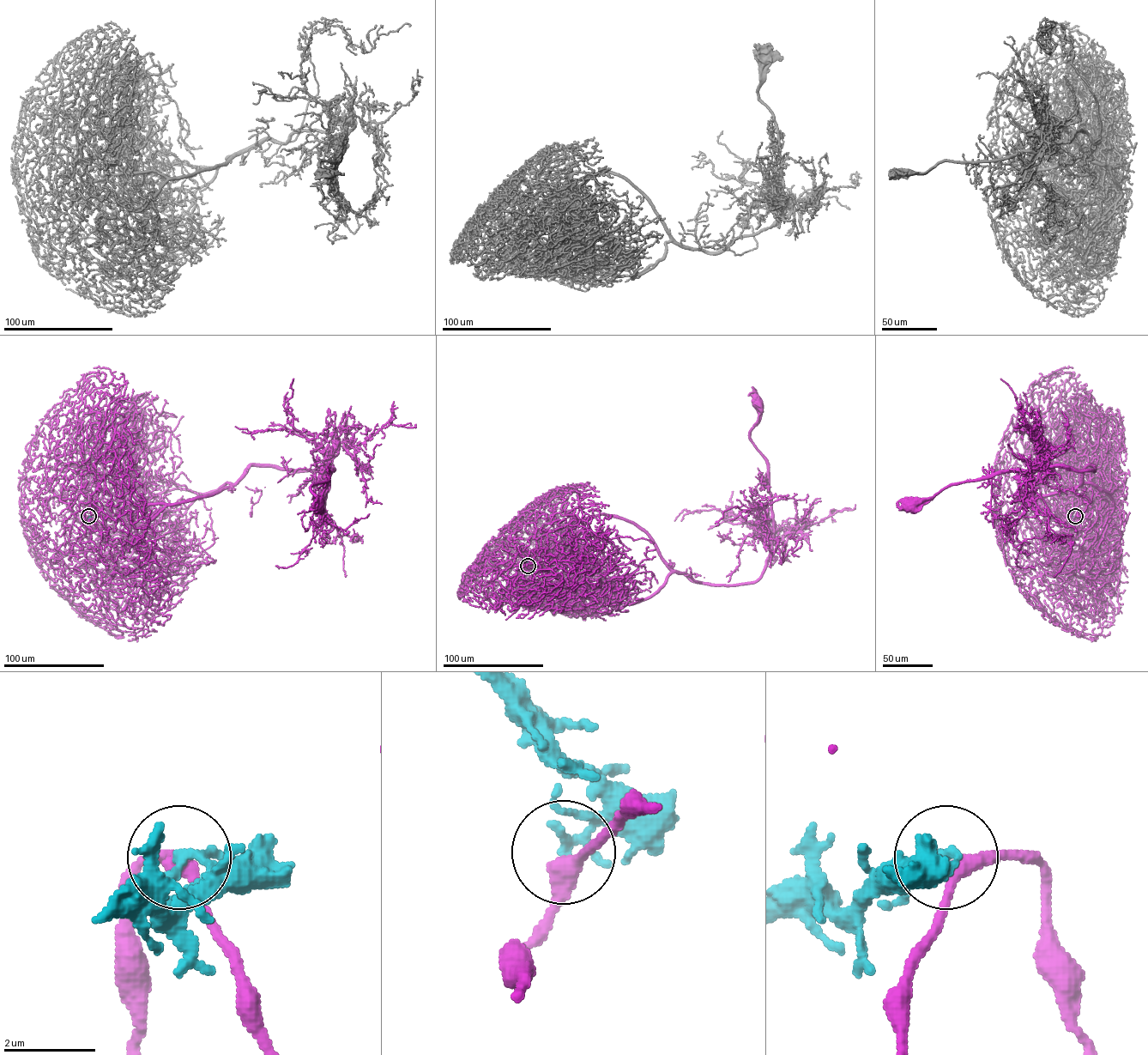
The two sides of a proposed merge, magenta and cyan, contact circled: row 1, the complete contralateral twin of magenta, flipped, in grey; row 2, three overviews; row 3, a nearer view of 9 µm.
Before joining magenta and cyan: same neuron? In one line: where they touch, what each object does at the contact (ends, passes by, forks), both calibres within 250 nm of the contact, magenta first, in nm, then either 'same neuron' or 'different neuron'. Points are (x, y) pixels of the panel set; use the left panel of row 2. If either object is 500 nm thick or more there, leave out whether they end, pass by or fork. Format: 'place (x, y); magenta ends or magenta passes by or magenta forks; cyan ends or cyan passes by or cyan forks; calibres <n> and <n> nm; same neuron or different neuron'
place (88, 516); magenta passes by; cyan ends; calibres 320 and 240 nm; different neuron

